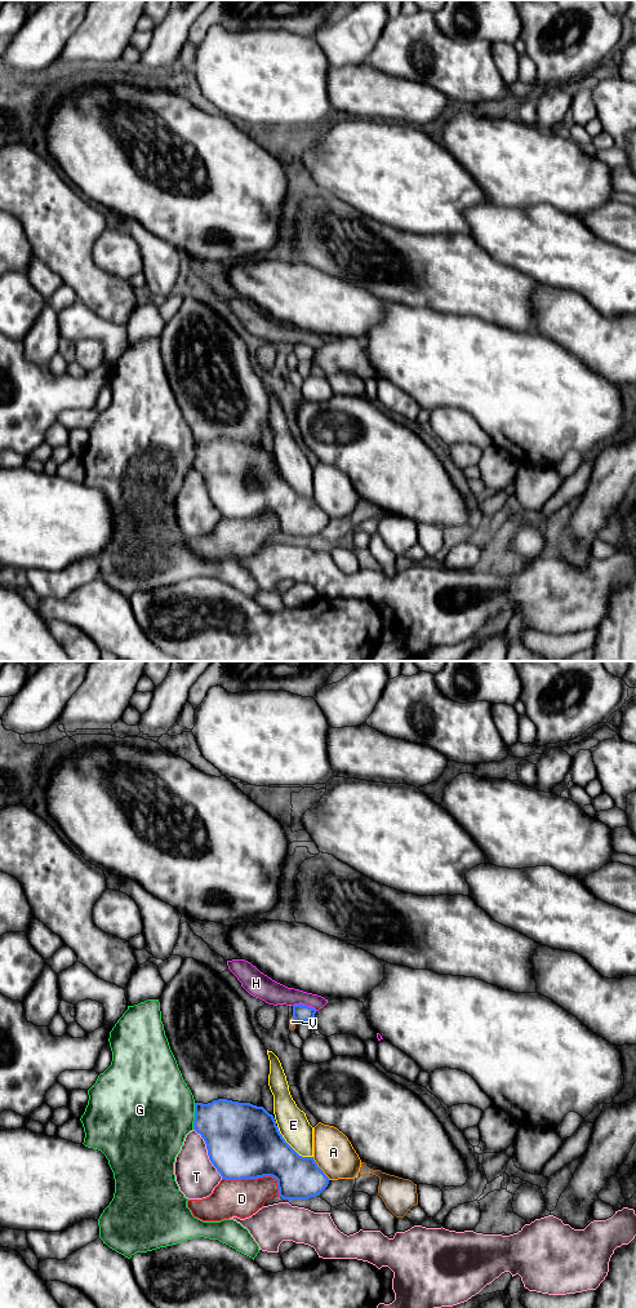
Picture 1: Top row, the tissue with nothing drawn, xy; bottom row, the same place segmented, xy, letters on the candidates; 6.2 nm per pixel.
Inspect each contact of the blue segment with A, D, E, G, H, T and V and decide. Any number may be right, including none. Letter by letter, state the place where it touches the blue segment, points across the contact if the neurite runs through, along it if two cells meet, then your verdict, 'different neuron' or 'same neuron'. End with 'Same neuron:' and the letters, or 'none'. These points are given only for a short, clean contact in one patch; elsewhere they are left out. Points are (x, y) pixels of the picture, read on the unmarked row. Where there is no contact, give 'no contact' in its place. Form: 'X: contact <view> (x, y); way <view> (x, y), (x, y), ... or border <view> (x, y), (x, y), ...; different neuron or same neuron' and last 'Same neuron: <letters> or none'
A: contact xy (320, 508); different neuron
D: contact xy (257, 517); different neuron
E: contact xy (290, 486); different neuron
G: contact xy (195, 455); different neuron
H: contact xy (305, 344); border xy (293, 344), (302, 342), (316, 349); different neuron
T: contact xy (208, 492); different neuron
V: contact xy (294, 357); different neuron
Same neuron: none

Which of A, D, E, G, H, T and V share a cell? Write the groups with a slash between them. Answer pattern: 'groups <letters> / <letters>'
groups A / D / E / G / H / T / V

